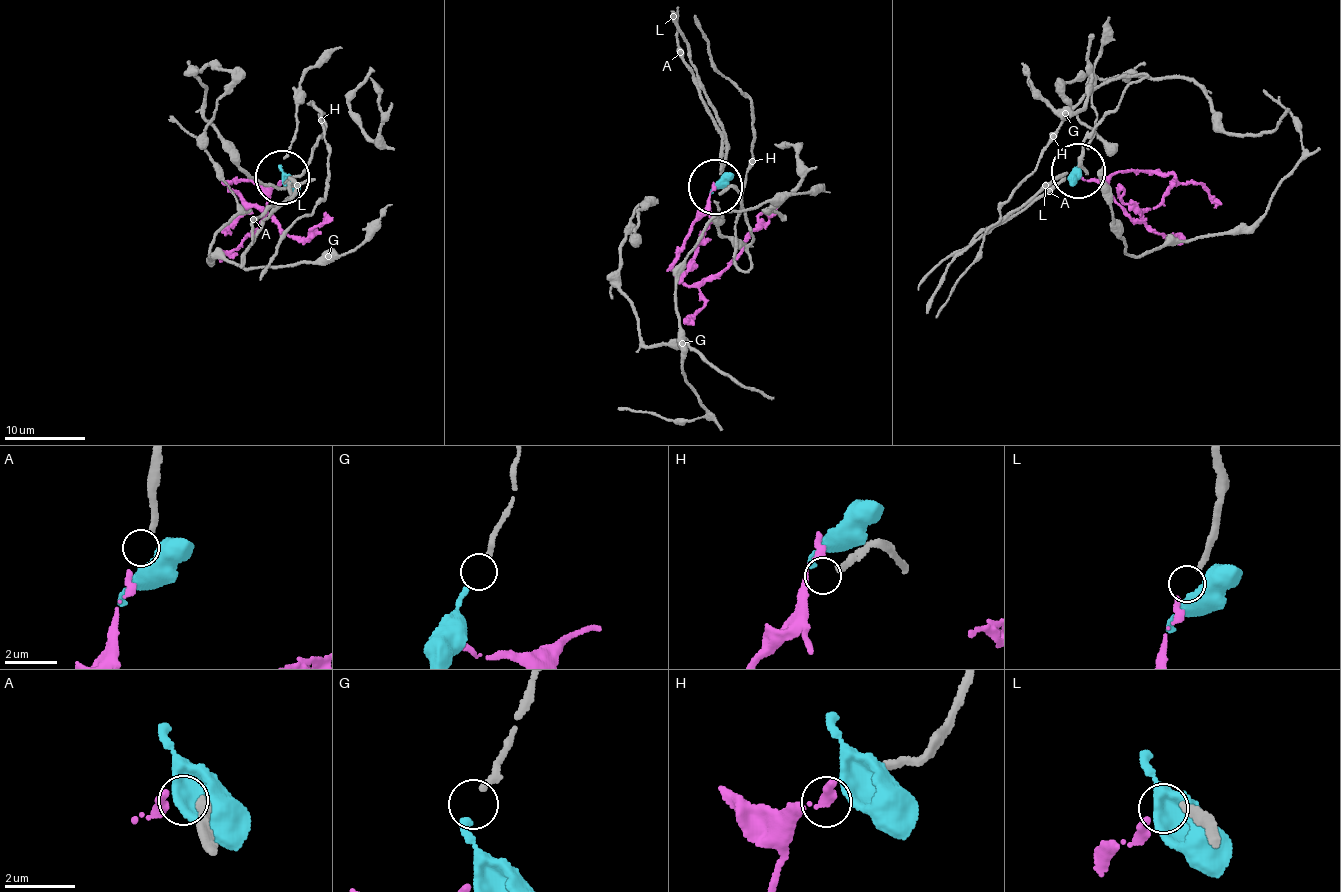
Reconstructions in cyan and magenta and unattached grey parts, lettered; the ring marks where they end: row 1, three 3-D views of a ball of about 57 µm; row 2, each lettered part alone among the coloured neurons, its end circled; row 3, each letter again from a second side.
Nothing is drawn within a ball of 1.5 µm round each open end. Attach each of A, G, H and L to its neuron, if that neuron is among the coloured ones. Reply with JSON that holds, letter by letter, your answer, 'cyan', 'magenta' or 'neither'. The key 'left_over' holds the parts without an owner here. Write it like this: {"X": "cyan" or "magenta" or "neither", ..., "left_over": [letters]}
{"A": "neither", "G": "cyan", "H": "neither", "L": "magenta", "left_over": ["A", "H"]}

